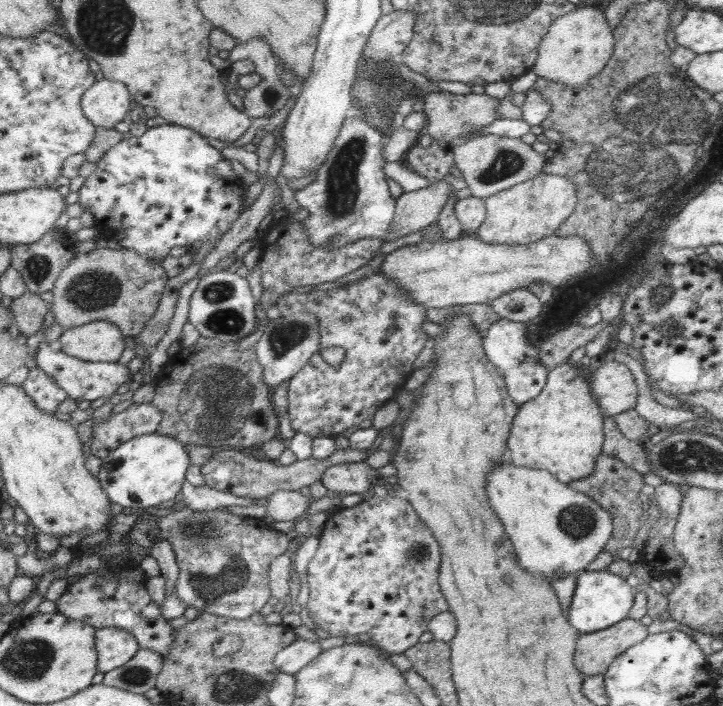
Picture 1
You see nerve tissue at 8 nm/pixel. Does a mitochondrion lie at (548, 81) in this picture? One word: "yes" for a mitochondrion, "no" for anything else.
no

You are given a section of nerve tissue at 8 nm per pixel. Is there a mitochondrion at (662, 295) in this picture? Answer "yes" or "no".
yes

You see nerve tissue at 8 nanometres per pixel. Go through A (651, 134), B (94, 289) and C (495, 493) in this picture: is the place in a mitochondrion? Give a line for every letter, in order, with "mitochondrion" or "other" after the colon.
A: mitochondrion
B: mitochondrion
C: other

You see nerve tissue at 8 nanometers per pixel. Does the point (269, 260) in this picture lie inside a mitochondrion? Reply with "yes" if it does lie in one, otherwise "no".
no

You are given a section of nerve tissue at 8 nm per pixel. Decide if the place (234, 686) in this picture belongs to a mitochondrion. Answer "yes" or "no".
yes

